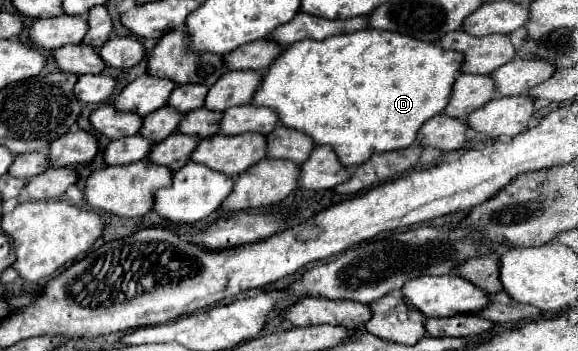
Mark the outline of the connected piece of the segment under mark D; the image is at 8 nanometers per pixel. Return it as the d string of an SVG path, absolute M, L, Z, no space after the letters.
M362 29L324 41L304 39L286 47L274 59L252 97L252 105L274 109L284 127L306 133L316 145L332 147L344 167L356 167L374 153L414 145L420 125L444 111L460 63L462 55L458 51L446 51L434 43L424 43L408 35L392 35L390 31Z

